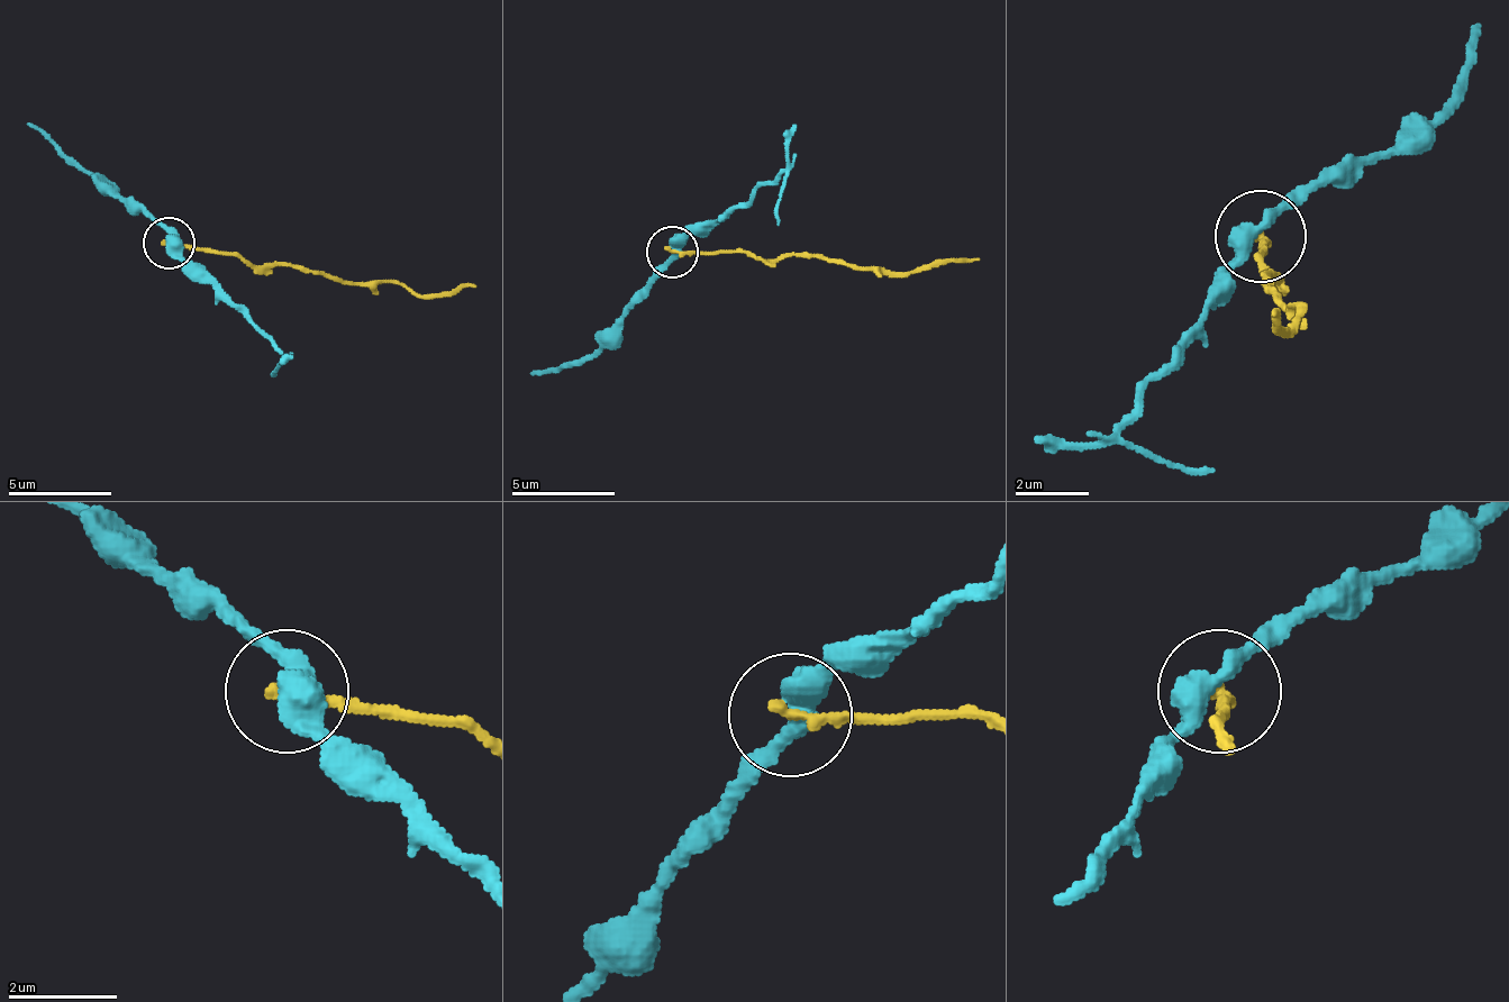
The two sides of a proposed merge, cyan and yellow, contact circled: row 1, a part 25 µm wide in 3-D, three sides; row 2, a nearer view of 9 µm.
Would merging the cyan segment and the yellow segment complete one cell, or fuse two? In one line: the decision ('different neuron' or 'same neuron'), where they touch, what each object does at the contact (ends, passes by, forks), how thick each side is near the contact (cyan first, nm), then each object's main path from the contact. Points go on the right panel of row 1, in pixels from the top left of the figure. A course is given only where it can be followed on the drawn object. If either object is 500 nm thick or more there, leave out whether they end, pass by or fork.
different neuron; at (1261, 236); cyan passes by; yellow ends there; 440 nm thick on the cyan side, 240 nm on the other; cyan runs (1258, 234), (1332, 179), (1387, 161), (1442, 106), (1478, 23); yellow runs (1258, 234), (1258, 253), (1276, 280), (1267, 280), (1285, 308), (1294, 308), (1285, 326), (1276, 308)

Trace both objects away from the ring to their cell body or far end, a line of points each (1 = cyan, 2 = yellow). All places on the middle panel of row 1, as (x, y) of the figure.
1: (673, 251), (647, 291), (591, 353), (528, 374)
2: (673, 251), (741, 251), (761, 261), (812, 255), (848, 265), (906, 271), (978, 261)

